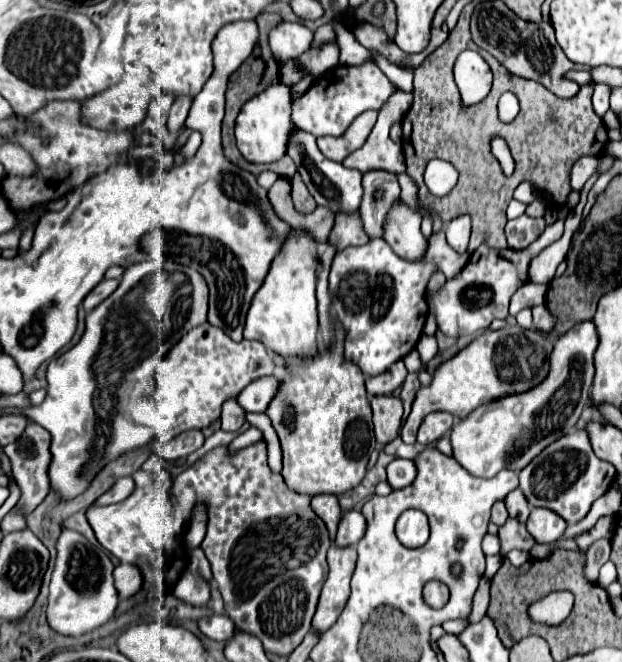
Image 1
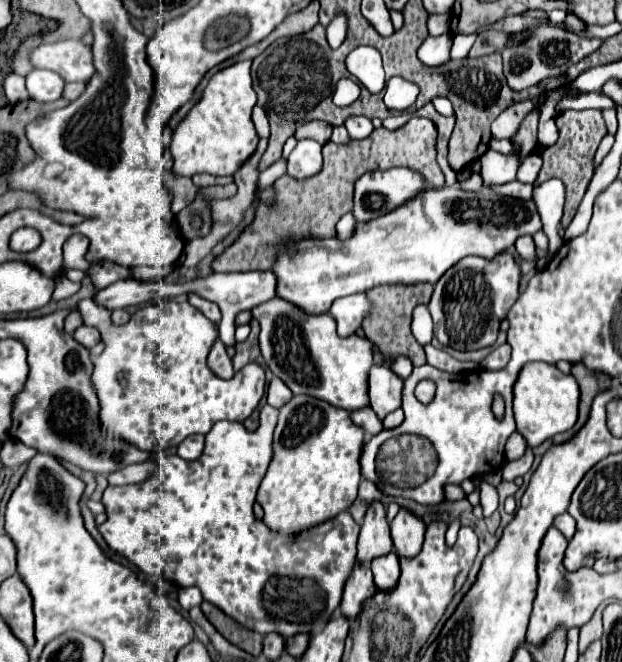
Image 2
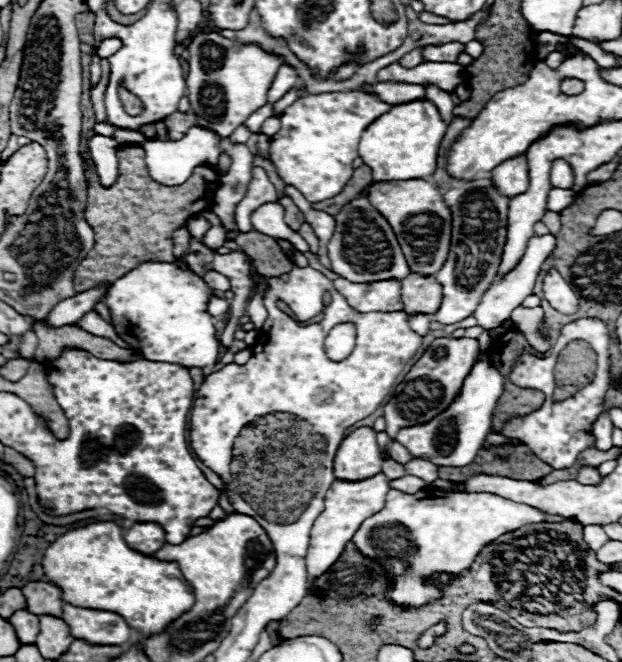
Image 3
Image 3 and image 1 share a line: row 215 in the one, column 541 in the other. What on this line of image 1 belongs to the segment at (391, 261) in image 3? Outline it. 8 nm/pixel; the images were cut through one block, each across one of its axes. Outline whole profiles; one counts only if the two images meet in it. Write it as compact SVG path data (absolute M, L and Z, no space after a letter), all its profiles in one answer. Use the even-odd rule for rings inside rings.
M506 326L496 332L484 332L464 350L460 350L454 358L444 362L434 372L434 380L428 388L422 386L418 390L416 400L412 404L412 412L402 426L400 438L406 444L414 444L416 432L430 412L442 410L462 420L482 404L540 384L548 374L548 356L552 348L554 344L544 340L536 330L524 330L520 326Z

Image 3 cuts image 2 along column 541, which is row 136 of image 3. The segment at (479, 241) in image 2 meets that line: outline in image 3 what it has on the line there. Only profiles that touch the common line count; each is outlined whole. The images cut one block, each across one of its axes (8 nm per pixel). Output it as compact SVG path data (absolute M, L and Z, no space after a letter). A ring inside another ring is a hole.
M204 32L196 34L190 42L190 74L186 76L188 100L196 114L196 124L228 138L252 112L266 104L268 88L280 66L282 60L258 46L244 46L228 38L204 38Z

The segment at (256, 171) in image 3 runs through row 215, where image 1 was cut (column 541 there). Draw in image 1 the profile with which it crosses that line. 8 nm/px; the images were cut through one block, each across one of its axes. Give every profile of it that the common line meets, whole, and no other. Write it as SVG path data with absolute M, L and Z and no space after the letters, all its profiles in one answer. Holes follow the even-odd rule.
M556 220L550 224L544 232L526 248L526 250L494 250L488 246L478 248L464 270L456 274L454 278L446 280L444 286L438 290L428 290L426 288L426 302L428 310L434 314L438 330L442 330L446 336L458 338L458 336L468 336L476 334L478 330L484 330L490 326L492 320L496 318L506 318L508 316L508 302L510 296L528 282L528 268L534 256L538 256L546 246L556 242L564 232L564 222Z

